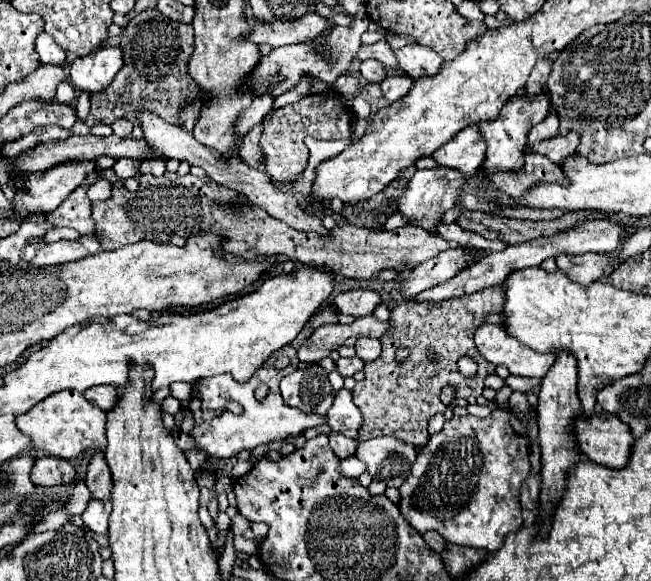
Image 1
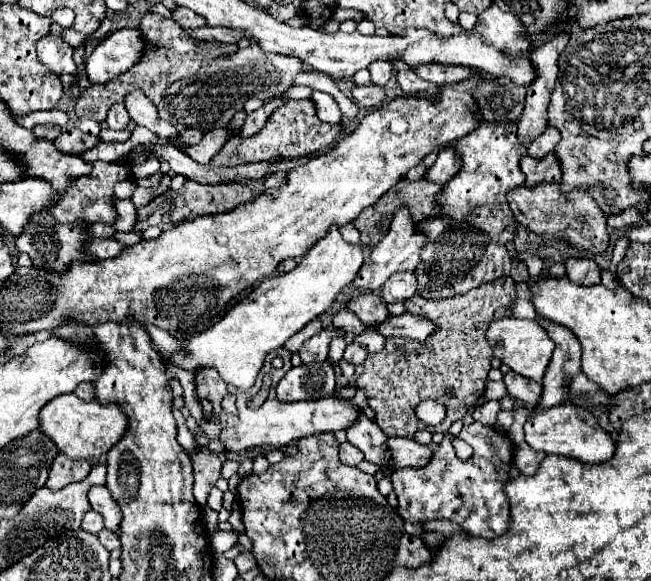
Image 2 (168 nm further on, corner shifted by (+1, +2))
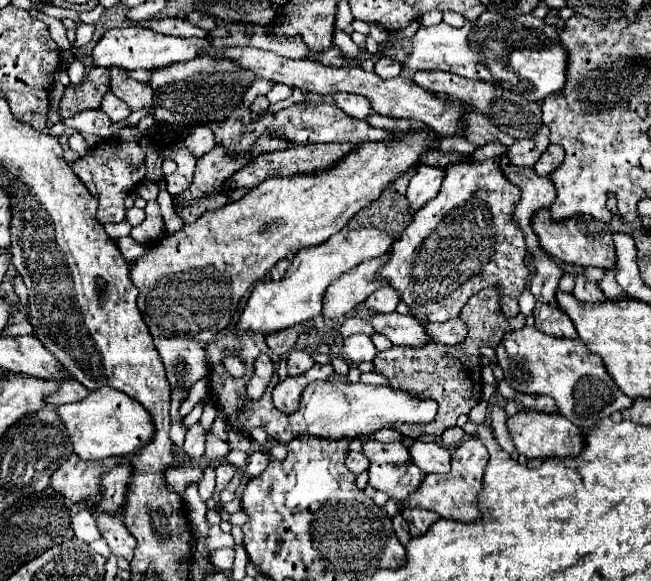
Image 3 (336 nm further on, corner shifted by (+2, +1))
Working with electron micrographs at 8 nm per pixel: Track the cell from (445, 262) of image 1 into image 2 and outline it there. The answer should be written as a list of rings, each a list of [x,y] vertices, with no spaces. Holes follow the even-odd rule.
[[[415,272],[393,274],[393,278],[389,278],[389,282],[385,282],[385,288],[381,288],[381,298],[385,298],[387,304],[403,302],[403,300],[411,298],[415,294],[415,288],[417,288],[415,276],[417,276]]]

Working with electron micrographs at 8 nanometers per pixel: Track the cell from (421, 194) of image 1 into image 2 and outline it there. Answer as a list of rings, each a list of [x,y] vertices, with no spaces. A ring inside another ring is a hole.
[[[399,208],[395,212],[395,218],[389,226],[389,232],[387,236],[371,250],[371,256],[369,260],[361,266],[357,278],[353,280],[353,286],[359,288],[359,290],[365,290],[365,292],[379,292],[379,288],[387,282],[387,278],[395,272],[405,272],[405,270],[415,270],[417,268],[417,262],[419,262],[419,254],[423,250],[423,246],[427,244],[427,238],[425,234],[419,234],[415,230],[415,220],[411,220],[409,216],[409,210],[407,208]]]

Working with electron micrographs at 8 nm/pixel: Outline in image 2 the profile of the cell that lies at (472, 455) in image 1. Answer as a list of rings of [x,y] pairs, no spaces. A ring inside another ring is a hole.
[[[479,422],[463,426],[459,438],[473,446],[473,456],[469,460],[459,460],[451,440],[445,436],[427,466],[399,468],[391,474],[393,488],[399,498],[397,512],[407,522],[423,524],[445,518],[457,522],[473,536],[497,538],[509,528],[509,502],[503,494],[503,484],[509,478],[515,446],[503,432],[497,432],[495,428],[485,430]]]

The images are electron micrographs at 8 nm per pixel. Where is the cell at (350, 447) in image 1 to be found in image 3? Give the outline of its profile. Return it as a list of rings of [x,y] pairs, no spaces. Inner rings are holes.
[[[348,451],[348,453],[346,453],[346,465],[348,465],[348,469],[350,469],[352,473],[358,475],[358,473],[362,473],[362,471],[368,469],[368,459],[366,459],[364,453]]]

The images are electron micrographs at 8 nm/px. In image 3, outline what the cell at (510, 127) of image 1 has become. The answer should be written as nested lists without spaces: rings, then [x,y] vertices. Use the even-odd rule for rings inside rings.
[[[498,141],[486,143],[464,161],[448,165],[440,193],[414,215],[404,235],[394,241],[390,249],[392,263],[388,263],[388,267],[384,267],[384,273],[380,271],[380,275],[392,279],[392,287],[400,291],[402,301],[410,307],[414,317],[432,323],[444,323],[452,317],[458,317],[468,297],[496,283],[500,285],[504,315],[514,317],[518,313],[518,297],[530,283],[530,269],[524,263],[524,257],[528,253],[524,233],[512,219],[514,207],[520,201],[520,189],[508,181],[500,167],[500,159],[502,155],[506,155],[506,151],[508,147]]]

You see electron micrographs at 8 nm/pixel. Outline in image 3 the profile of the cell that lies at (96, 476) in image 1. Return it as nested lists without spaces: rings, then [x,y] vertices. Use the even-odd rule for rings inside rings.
[[[100,513],[96,517],[96,525],[100,535],[106,539],[106,543],[110,545],[110,551],[116,557],[124,557],[124,559],[132,559],[134,549],[136,549],[136,541],[132,539],[132,535],[126,531],[124,523],[120,517],[116,517],[114,513]]]

